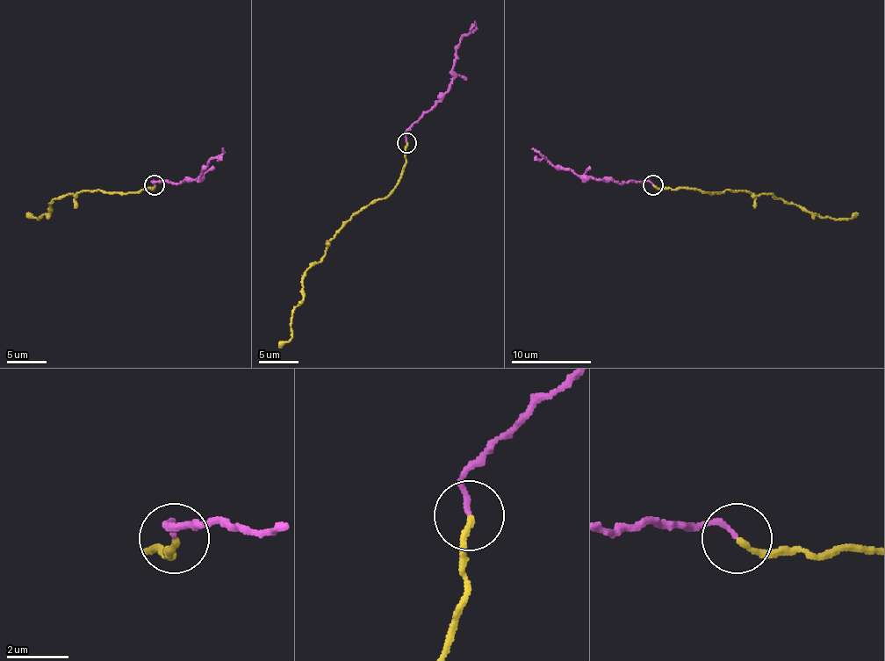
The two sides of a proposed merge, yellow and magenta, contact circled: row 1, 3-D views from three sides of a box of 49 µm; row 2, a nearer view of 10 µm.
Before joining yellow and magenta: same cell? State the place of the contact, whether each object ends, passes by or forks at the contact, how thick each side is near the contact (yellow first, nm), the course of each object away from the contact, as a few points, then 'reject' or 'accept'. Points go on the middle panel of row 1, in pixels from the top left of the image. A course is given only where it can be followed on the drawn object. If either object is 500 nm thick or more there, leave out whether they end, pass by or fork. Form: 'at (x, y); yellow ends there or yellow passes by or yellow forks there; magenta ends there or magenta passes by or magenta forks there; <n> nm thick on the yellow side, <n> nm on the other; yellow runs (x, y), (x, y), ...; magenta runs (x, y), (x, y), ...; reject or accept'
at (406, 142); yellow ends there; magenta ends there; 180 nm thick on the yellow side, 160 nm on the other; yellow runs (406, 143), (399, 183), (341, 226), (305, 273), (303, 301), (293, 311), (291, 337), (279, 347); magenta runs (406, 143), (405, 132), (449, 87), (455, 47), (475, 27), (475, 21); reject

